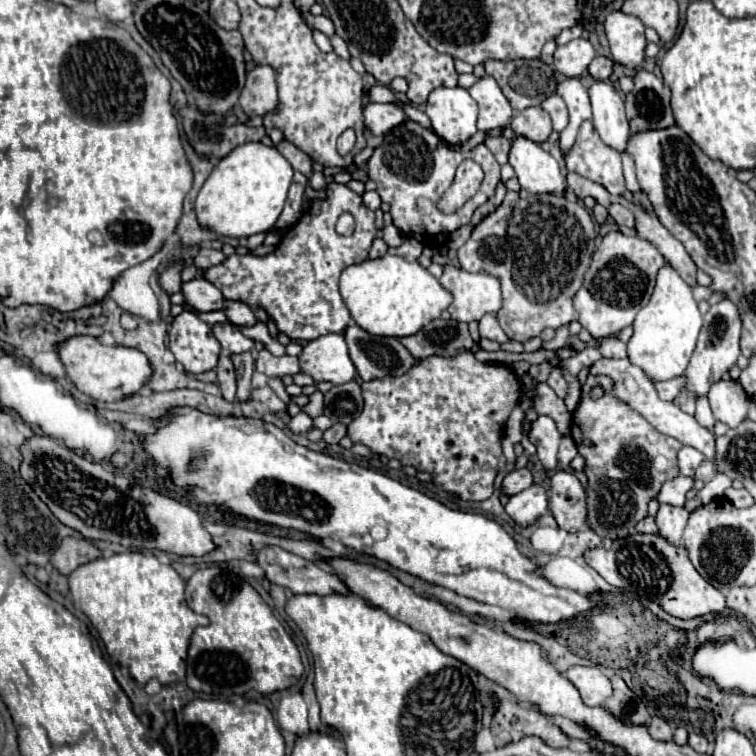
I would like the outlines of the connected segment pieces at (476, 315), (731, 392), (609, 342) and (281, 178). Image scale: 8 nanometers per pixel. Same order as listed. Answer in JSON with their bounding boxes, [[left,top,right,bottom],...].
[[440,265,502,321],[708,381,750,427],[598,337,626,359],[196,143,292,239]]

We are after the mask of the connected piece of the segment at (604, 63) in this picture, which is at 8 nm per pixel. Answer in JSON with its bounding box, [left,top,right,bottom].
[590,57,614,79]

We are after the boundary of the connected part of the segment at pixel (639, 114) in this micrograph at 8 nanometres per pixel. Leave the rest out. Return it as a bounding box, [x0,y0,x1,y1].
[626,69,674,133]

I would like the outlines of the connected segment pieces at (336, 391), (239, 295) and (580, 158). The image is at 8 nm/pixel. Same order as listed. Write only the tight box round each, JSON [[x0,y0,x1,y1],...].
[[324,381,364,425],[204,181,376,341],[564,121,626,197]]

